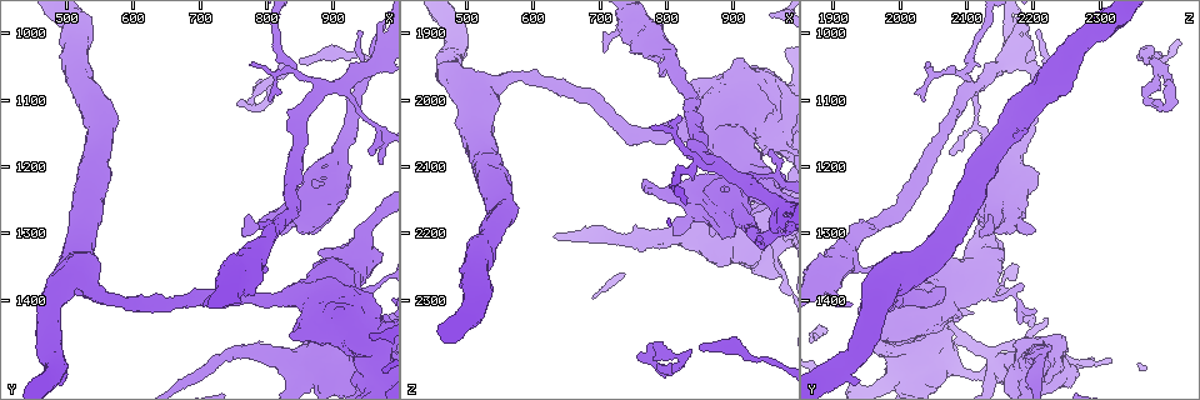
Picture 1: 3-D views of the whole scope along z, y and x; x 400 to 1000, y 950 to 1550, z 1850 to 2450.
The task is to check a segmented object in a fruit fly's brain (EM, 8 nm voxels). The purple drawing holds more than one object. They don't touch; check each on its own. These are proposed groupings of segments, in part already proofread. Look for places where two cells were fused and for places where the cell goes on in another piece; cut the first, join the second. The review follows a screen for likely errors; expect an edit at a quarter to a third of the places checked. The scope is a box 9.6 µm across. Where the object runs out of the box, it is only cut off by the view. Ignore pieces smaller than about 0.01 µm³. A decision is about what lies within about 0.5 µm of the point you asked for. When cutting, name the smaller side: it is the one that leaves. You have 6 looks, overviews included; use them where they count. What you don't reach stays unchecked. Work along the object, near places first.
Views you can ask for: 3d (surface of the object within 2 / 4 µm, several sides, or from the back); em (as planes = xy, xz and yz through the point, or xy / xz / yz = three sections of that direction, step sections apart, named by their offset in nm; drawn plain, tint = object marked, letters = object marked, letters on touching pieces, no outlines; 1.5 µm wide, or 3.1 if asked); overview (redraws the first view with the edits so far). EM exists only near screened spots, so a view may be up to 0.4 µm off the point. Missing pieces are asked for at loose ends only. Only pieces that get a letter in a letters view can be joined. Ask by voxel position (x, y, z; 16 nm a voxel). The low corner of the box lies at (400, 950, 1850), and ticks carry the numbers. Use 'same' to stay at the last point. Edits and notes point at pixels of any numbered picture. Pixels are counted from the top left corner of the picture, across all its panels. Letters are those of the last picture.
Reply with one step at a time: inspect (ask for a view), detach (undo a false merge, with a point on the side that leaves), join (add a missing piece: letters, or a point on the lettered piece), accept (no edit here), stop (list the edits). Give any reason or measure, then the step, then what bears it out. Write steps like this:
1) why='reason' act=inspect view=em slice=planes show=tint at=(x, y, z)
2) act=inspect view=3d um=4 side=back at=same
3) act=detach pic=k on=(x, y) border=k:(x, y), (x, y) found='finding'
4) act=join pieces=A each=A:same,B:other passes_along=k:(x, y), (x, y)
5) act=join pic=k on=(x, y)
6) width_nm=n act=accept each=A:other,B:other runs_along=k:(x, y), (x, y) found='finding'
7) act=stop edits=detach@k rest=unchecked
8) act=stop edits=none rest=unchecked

why='sudden change in width' act=inspect view=em slice=xy step=8 show=letters at=(735, 1385, 1895)

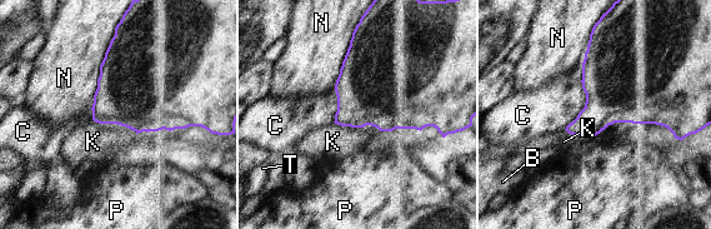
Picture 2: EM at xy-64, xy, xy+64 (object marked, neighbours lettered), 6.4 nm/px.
longest_contact=N:550nm act=accept each=B:other,C:other,K:other,N:other,P:other,T:other found='all the same cell'

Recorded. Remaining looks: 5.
why='an open end' act=inspect view=em slice=xy step=8 show=letters at=(840, 1455, 1975)

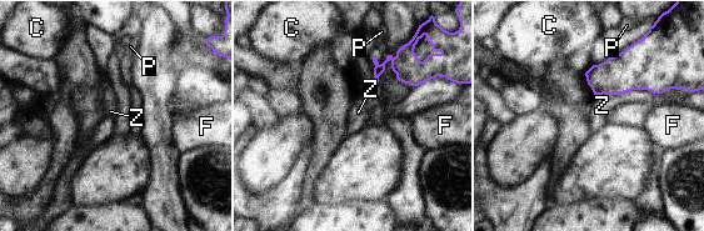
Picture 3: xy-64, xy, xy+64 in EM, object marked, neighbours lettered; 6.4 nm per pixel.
why='cut it another way' act=inspect view=em slice=planes show=letters at=same

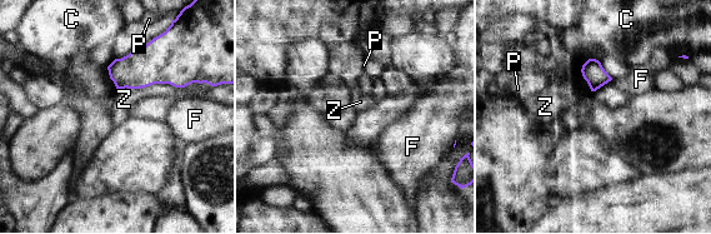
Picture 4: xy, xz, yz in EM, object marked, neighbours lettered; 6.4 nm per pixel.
act=accept each=C:other,F:other,P:other,Z:other found='no lettered piece goes on from it'

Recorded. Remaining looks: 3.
why='calibre changes' act=inspect view=em slice=xy step=8 show=tint at=(785, 1485, 2205)

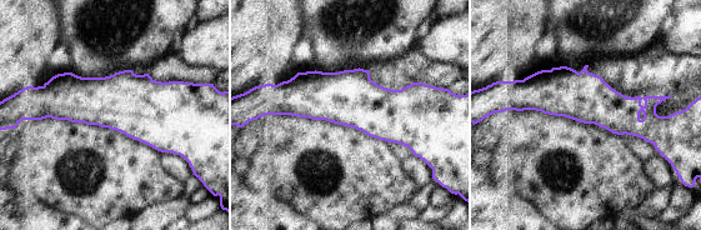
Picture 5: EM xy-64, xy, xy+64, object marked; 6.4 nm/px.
act=inspect view=em slice=planes show=tint at=same

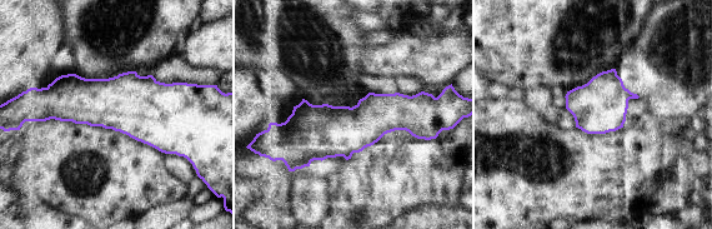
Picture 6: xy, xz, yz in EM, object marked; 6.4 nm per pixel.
act=inspect view=em slice=planes show=letters at=same

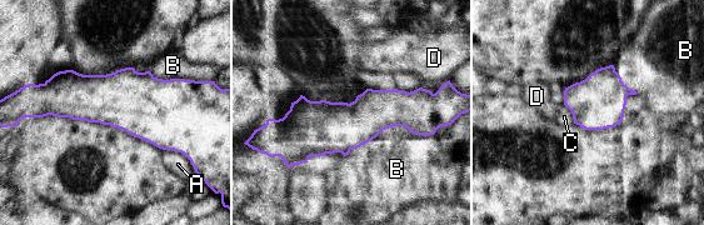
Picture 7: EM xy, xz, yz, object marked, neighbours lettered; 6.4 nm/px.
longest_contact=B:600nm act=accept each=A:other,B:other,C:other,D:other found='one cell here'

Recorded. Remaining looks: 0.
act=stop edits=none rest=unchecked

